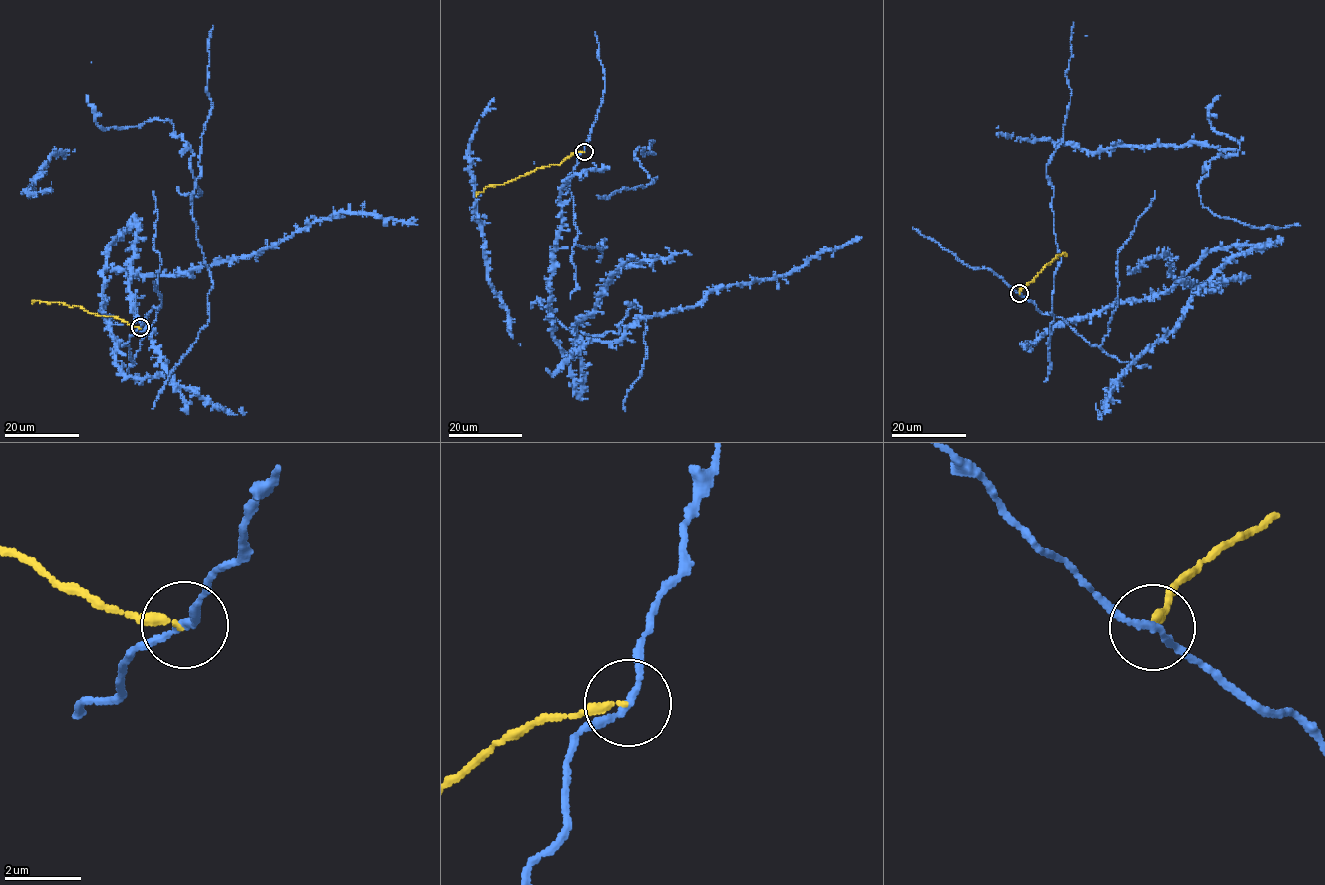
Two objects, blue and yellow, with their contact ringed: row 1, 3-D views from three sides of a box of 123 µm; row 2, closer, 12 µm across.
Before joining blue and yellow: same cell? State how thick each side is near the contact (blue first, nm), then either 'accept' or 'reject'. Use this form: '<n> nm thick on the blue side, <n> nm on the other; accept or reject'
150 nm thick on the blue side, 180 nm on the other; reject

